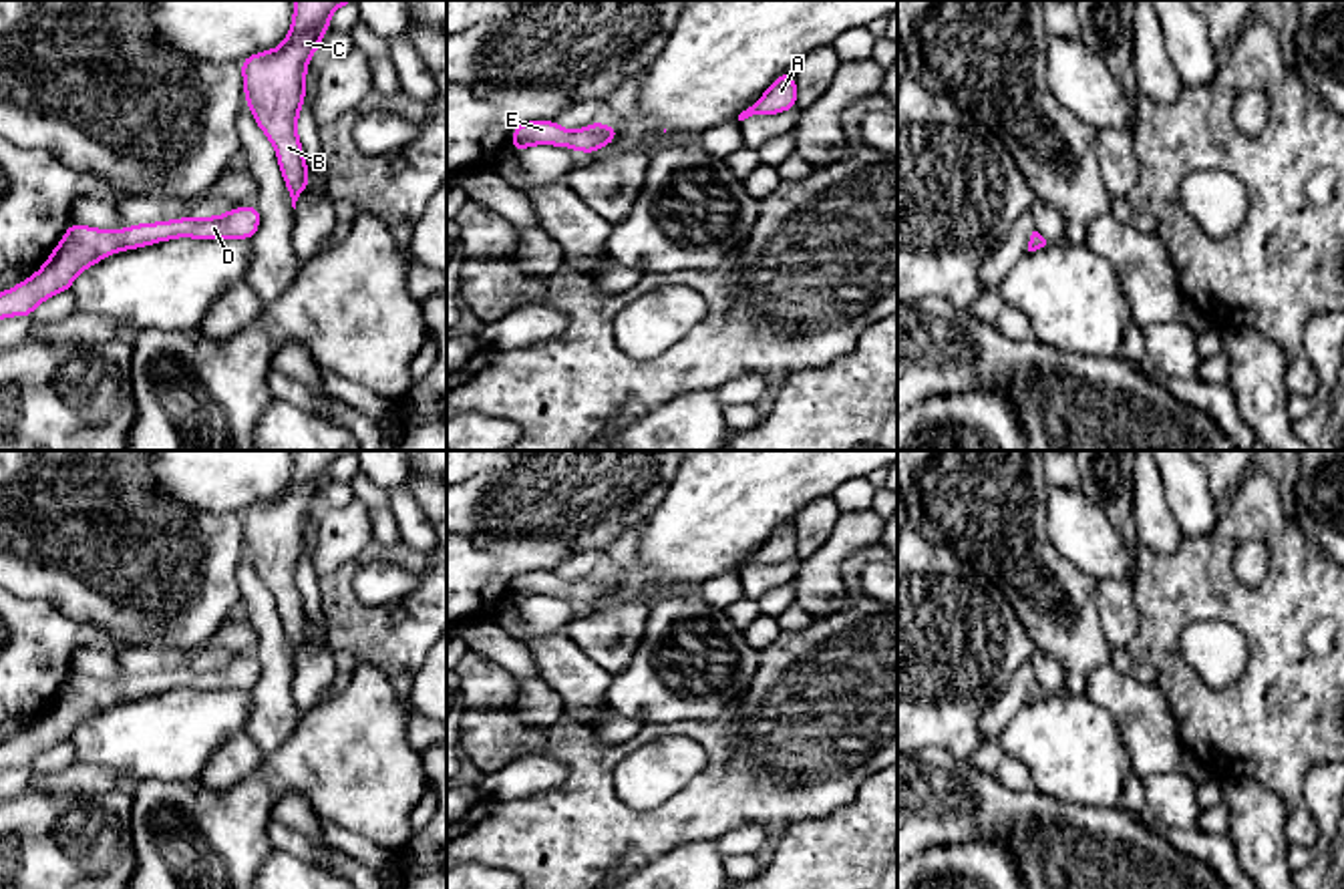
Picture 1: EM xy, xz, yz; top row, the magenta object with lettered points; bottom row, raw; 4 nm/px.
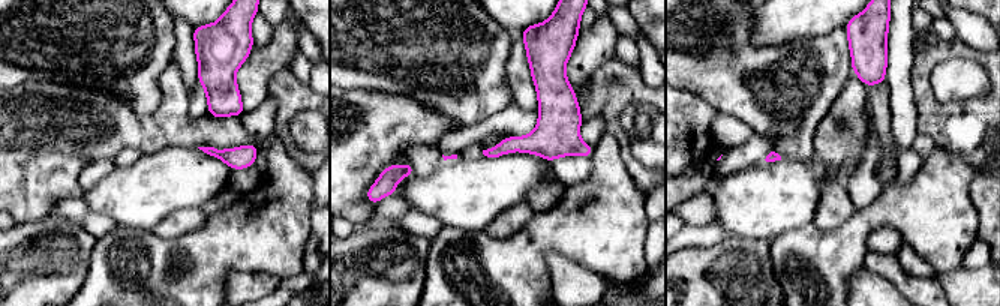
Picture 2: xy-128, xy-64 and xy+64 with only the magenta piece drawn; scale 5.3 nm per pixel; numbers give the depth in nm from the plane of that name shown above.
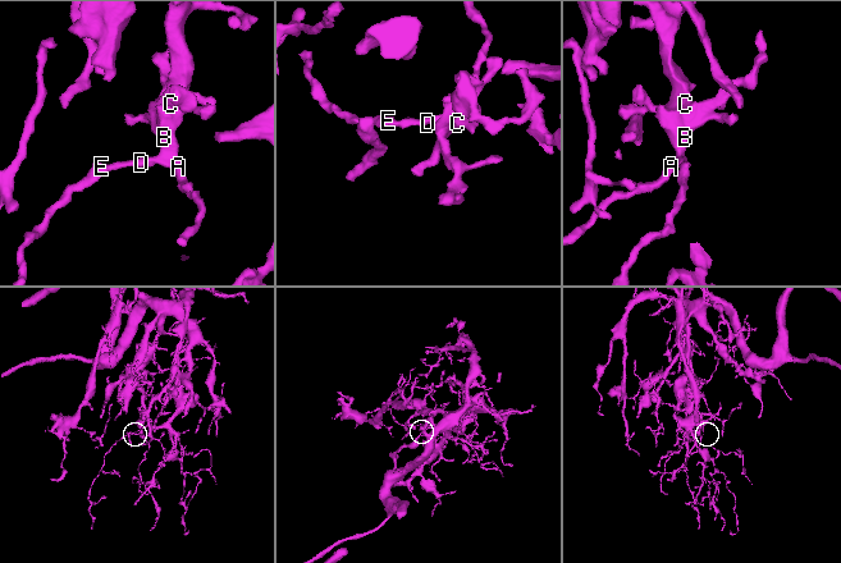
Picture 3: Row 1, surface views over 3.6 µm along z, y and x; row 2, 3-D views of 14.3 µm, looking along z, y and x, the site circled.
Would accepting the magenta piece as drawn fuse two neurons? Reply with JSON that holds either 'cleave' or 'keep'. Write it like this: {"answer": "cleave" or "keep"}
{"answer": "keep"}

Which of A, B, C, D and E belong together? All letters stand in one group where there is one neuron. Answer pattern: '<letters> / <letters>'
A B C D E

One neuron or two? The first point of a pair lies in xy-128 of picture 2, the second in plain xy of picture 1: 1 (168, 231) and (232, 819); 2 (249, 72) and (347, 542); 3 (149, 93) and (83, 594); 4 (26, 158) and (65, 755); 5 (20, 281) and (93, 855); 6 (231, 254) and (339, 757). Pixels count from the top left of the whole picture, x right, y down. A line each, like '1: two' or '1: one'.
1: two
2: one
3: one
4: two
5: one
6: one

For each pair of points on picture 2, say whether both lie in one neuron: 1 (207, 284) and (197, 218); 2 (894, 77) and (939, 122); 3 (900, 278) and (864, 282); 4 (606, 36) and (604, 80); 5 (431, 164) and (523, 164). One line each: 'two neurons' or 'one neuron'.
1: two neurons
2: two neurons
3: two neurons
4: two neurons
5: two neurons

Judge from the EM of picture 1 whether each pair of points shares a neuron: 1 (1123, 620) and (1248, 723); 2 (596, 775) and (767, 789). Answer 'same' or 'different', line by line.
1: different
2: same

